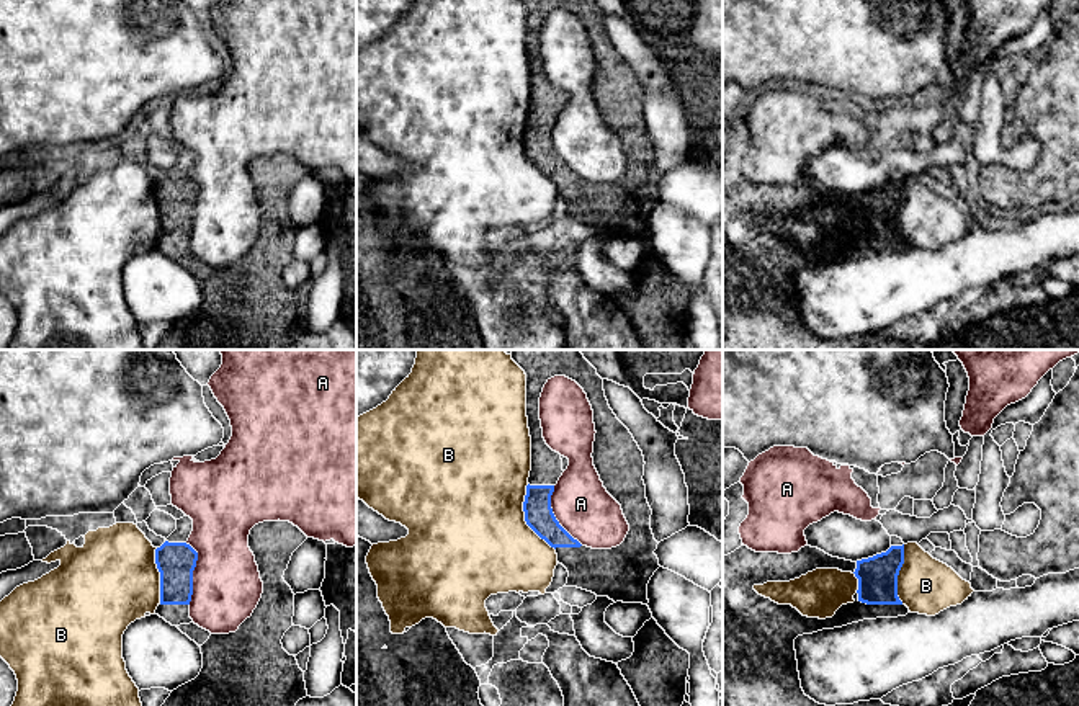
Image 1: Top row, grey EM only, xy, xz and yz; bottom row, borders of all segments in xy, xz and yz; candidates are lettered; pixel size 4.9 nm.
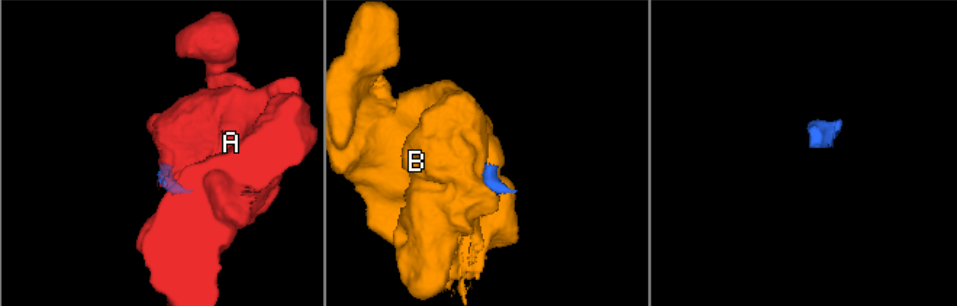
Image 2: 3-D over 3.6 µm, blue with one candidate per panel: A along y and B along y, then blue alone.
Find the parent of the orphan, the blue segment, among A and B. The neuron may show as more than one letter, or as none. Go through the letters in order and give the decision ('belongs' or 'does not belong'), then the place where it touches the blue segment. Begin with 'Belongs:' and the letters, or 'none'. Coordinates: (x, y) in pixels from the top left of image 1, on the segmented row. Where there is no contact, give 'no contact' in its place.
Belongs: none
A: does not belong | xy (192, 572)
B: does not belong | xz (525, 518)

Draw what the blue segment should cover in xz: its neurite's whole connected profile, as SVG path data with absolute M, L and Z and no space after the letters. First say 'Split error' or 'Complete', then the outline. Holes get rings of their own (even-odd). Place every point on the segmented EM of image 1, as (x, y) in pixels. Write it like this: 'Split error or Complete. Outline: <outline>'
Split error. Outline: M513 350L512 360L526 374L526 417L531 436L531 471L523 502L526 525L551 547L567 572L566 587L577 587L623 603L647 605L647 583L660 567L654 554L652 510L646 498L644 456L629 430L616 418L603 379L580 350ZM554 376L575 381L593 410L593 466L607 492L621 505L629 525L625 541L611 549L592 549L574 539L551 508L554 485L562 476L561 454L544 438L540 397Z

